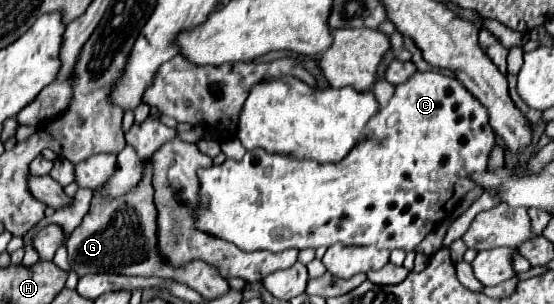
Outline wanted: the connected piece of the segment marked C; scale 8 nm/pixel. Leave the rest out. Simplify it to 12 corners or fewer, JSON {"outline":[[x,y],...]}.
{"outline":[[416,72],[338,164],[198,170],[196,230],[244,252],[414,250],[496,134]]}

